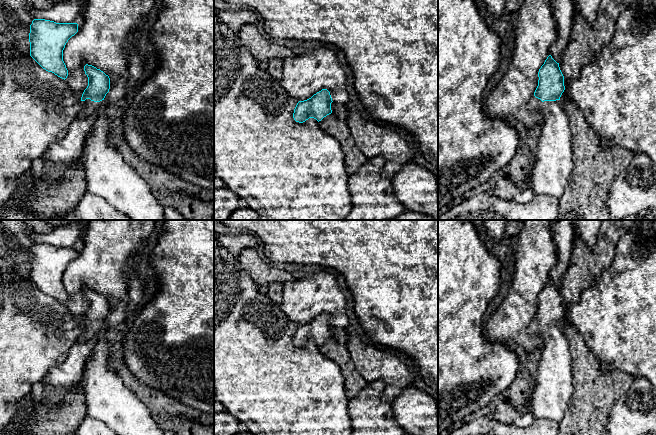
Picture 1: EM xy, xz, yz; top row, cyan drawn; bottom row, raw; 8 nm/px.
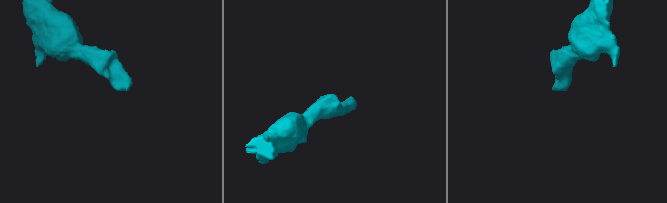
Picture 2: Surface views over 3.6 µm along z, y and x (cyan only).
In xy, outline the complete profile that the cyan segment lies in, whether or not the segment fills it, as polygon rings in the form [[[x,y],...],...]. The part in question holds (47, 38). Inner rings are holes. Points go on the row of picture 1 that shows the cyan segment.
[[[34,19],[29,33],[30,56],[43,69],[65,80],[68,70],[63,61],[63,50],[68,40],[77,32],[77,23]]]

